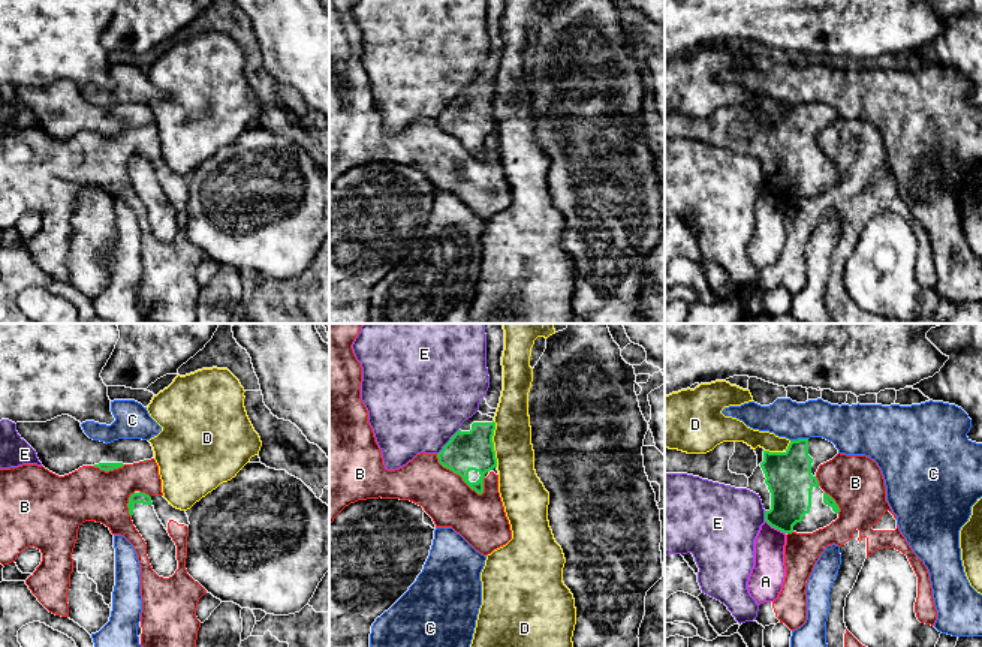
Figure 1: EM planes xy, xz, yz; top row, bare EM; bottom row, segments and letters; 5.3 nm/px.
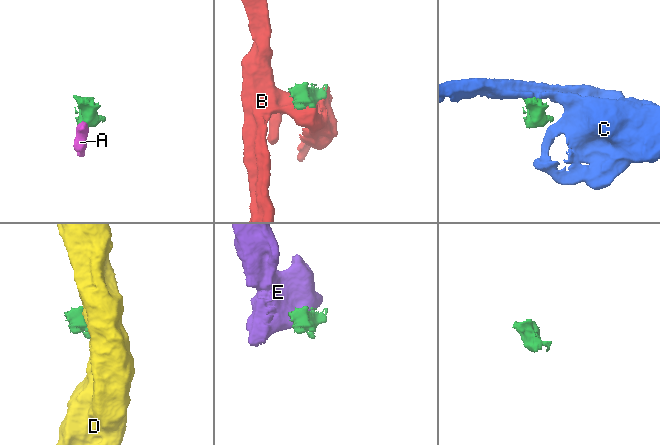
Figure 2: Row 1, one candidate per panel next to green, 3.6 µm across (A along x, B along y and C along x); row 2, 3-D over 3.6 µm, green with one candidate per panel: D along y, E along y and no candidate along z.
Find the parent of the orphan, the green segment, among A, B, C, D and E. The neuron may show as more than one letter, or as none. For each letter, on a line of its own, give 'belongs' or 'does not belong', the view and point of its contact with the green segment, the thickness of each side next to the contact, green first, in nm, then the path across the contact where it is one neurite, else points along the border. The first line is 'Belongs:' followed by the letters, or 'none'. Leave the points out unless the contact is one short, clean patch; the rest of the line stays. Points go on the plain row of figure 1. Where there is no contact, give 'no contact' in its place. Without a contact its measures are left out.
Belongs: none
A: does not belong; contact yz (776, 192); calibres 240 and 180 nm; border yz (765, 184), (785, 198)
B: does not belong; contact xz (458, 138); calibres 220 and 260 nm
C: does not belong; contact yz (798, 104); calibres 240 and 200 nm; border yz (807, 102), (791, 105)
D: does not belong; contact xz (493, 108); calibres 220 and 220 nm
E: does not belong; contact xz (448, 107); calibres 220 and 480 nm

